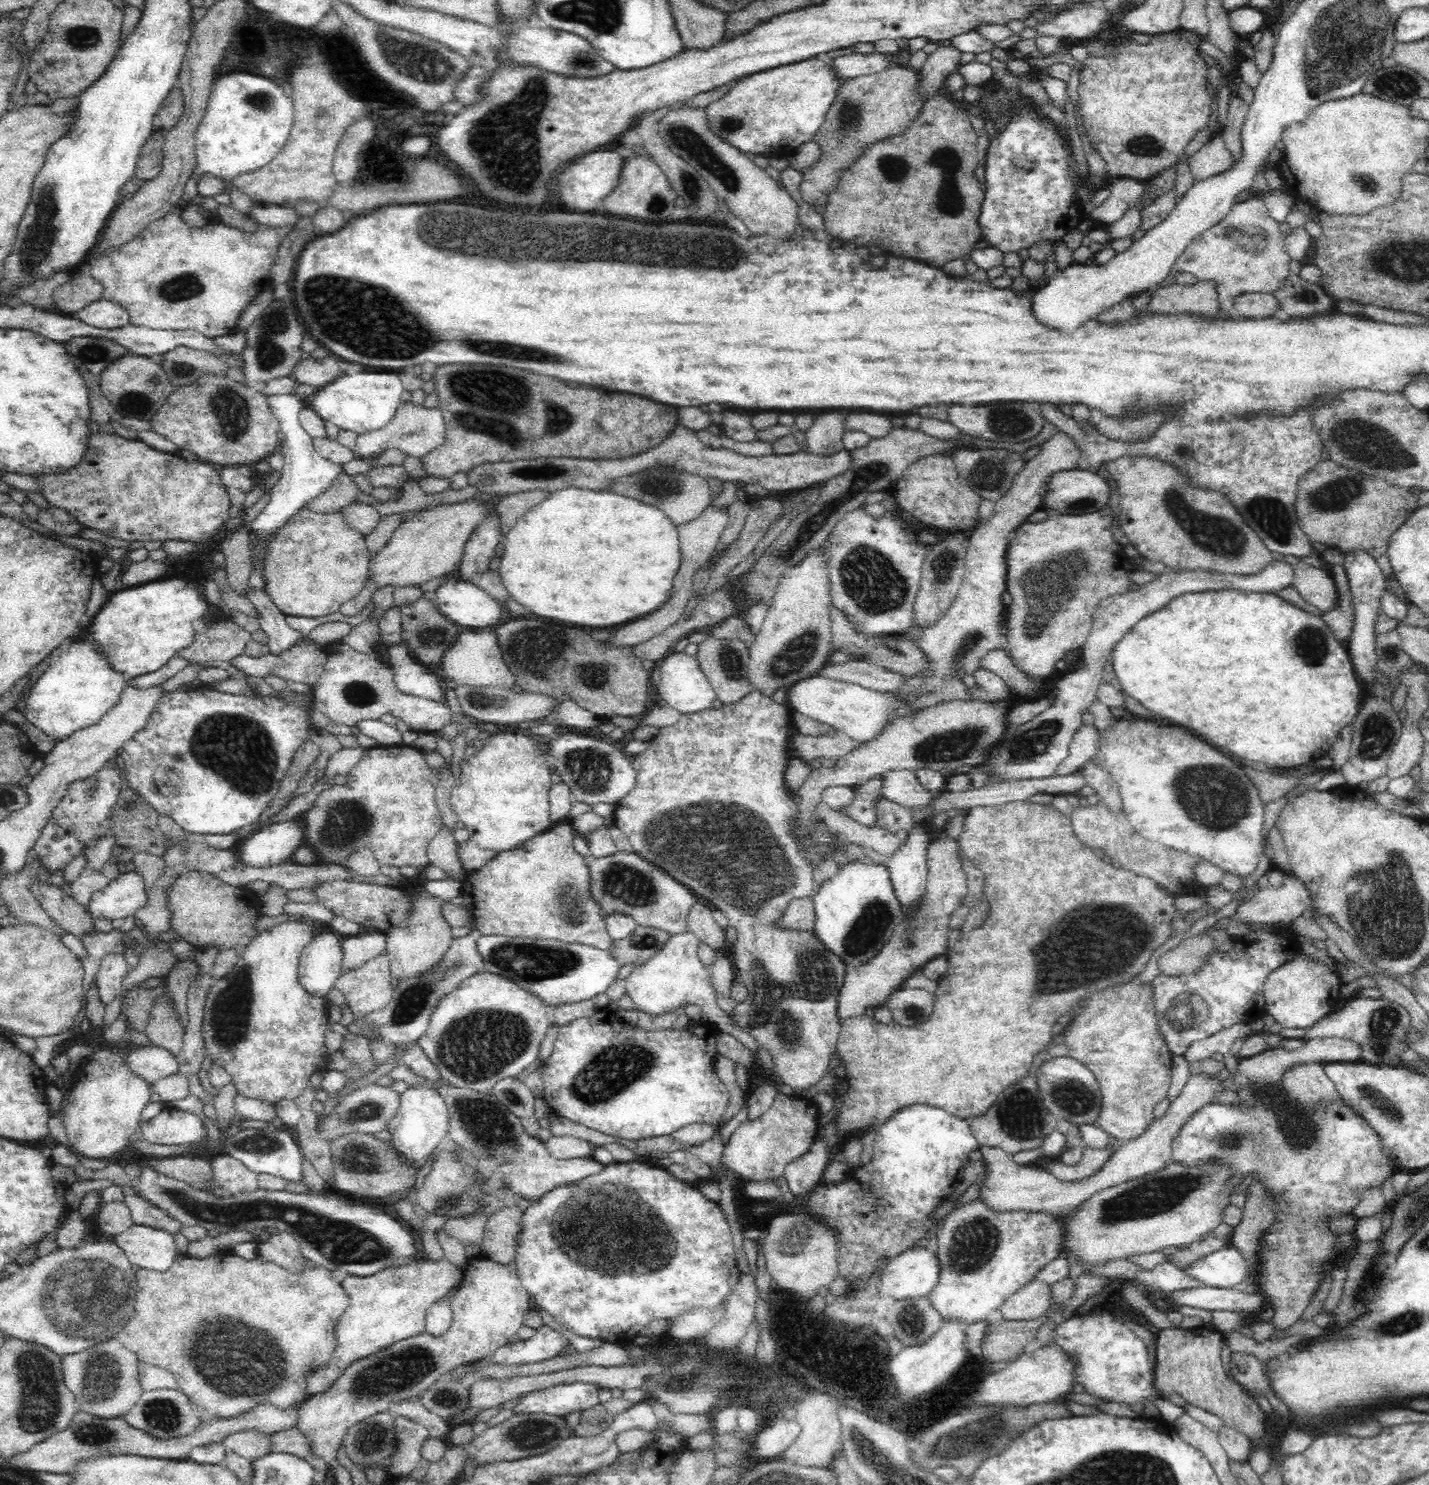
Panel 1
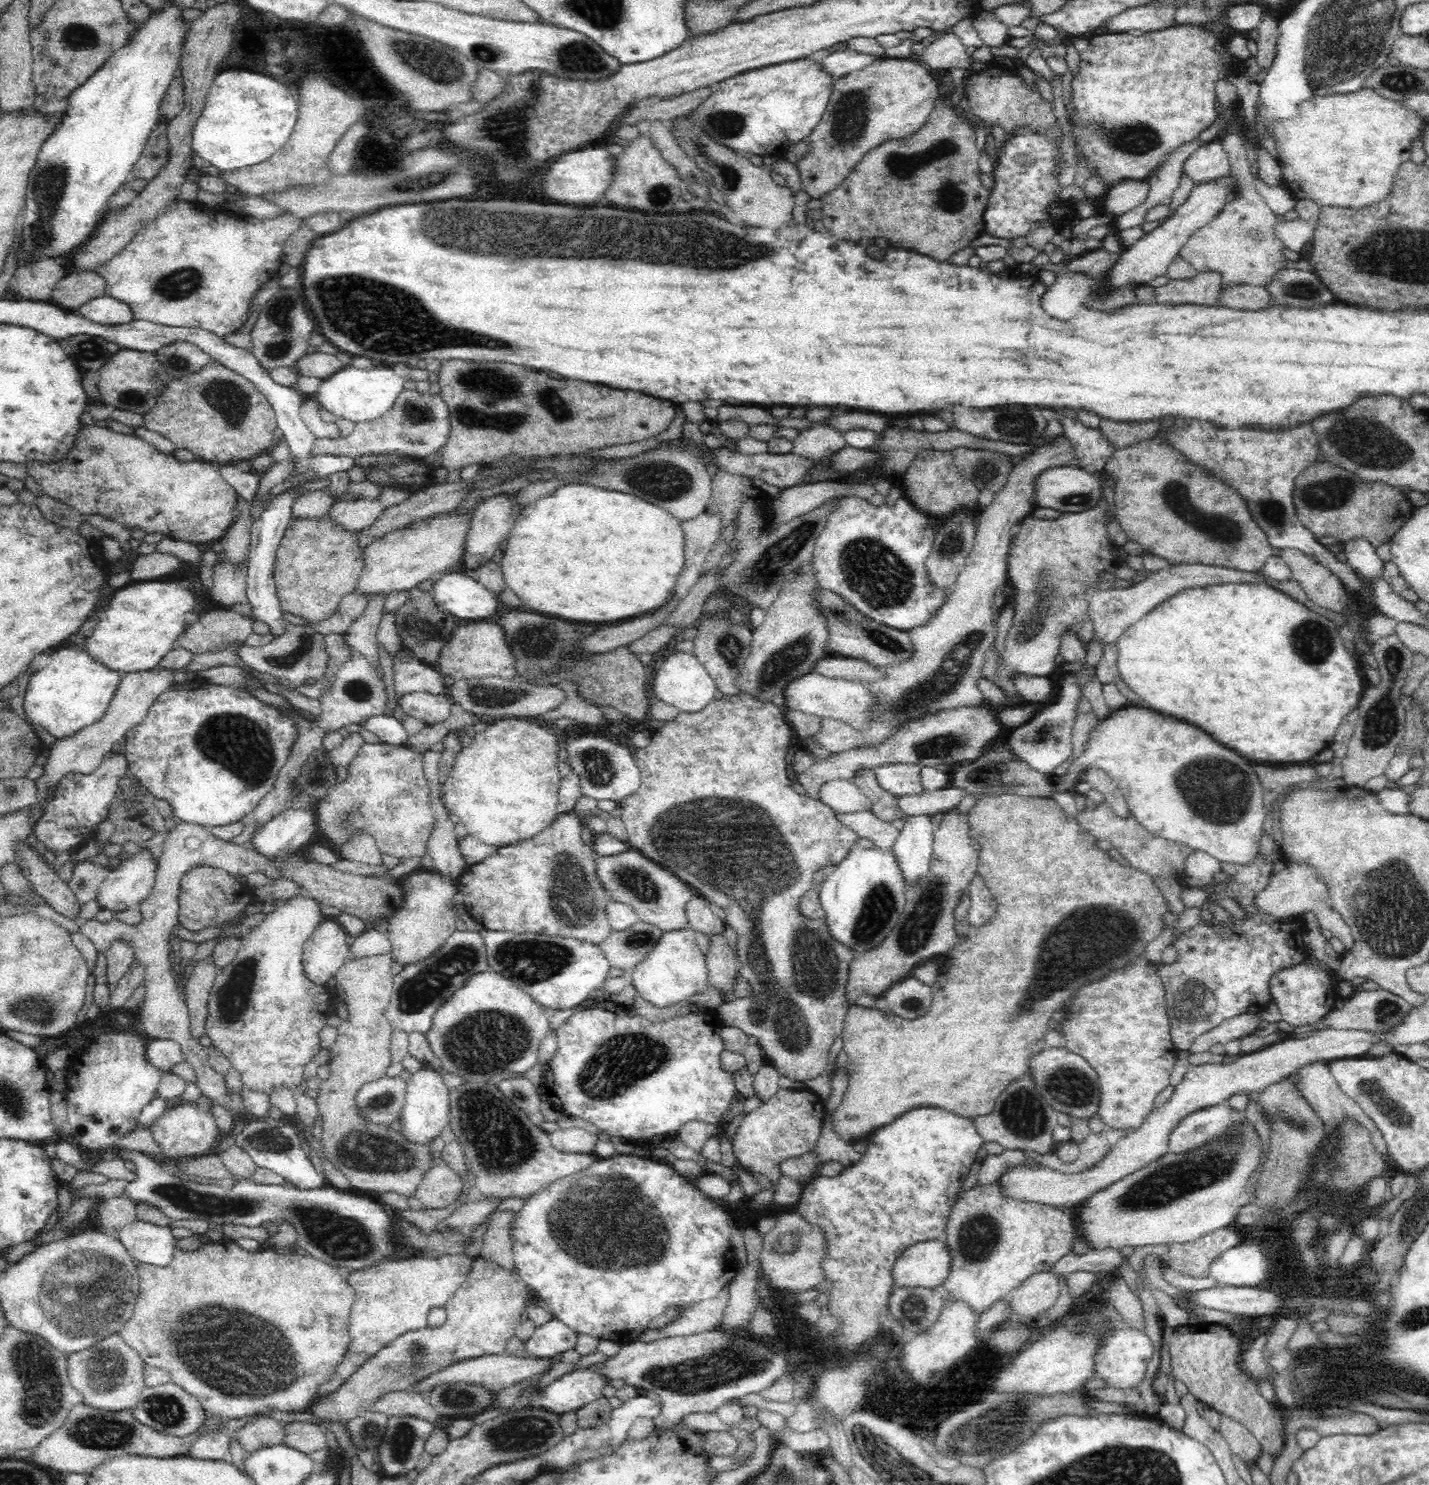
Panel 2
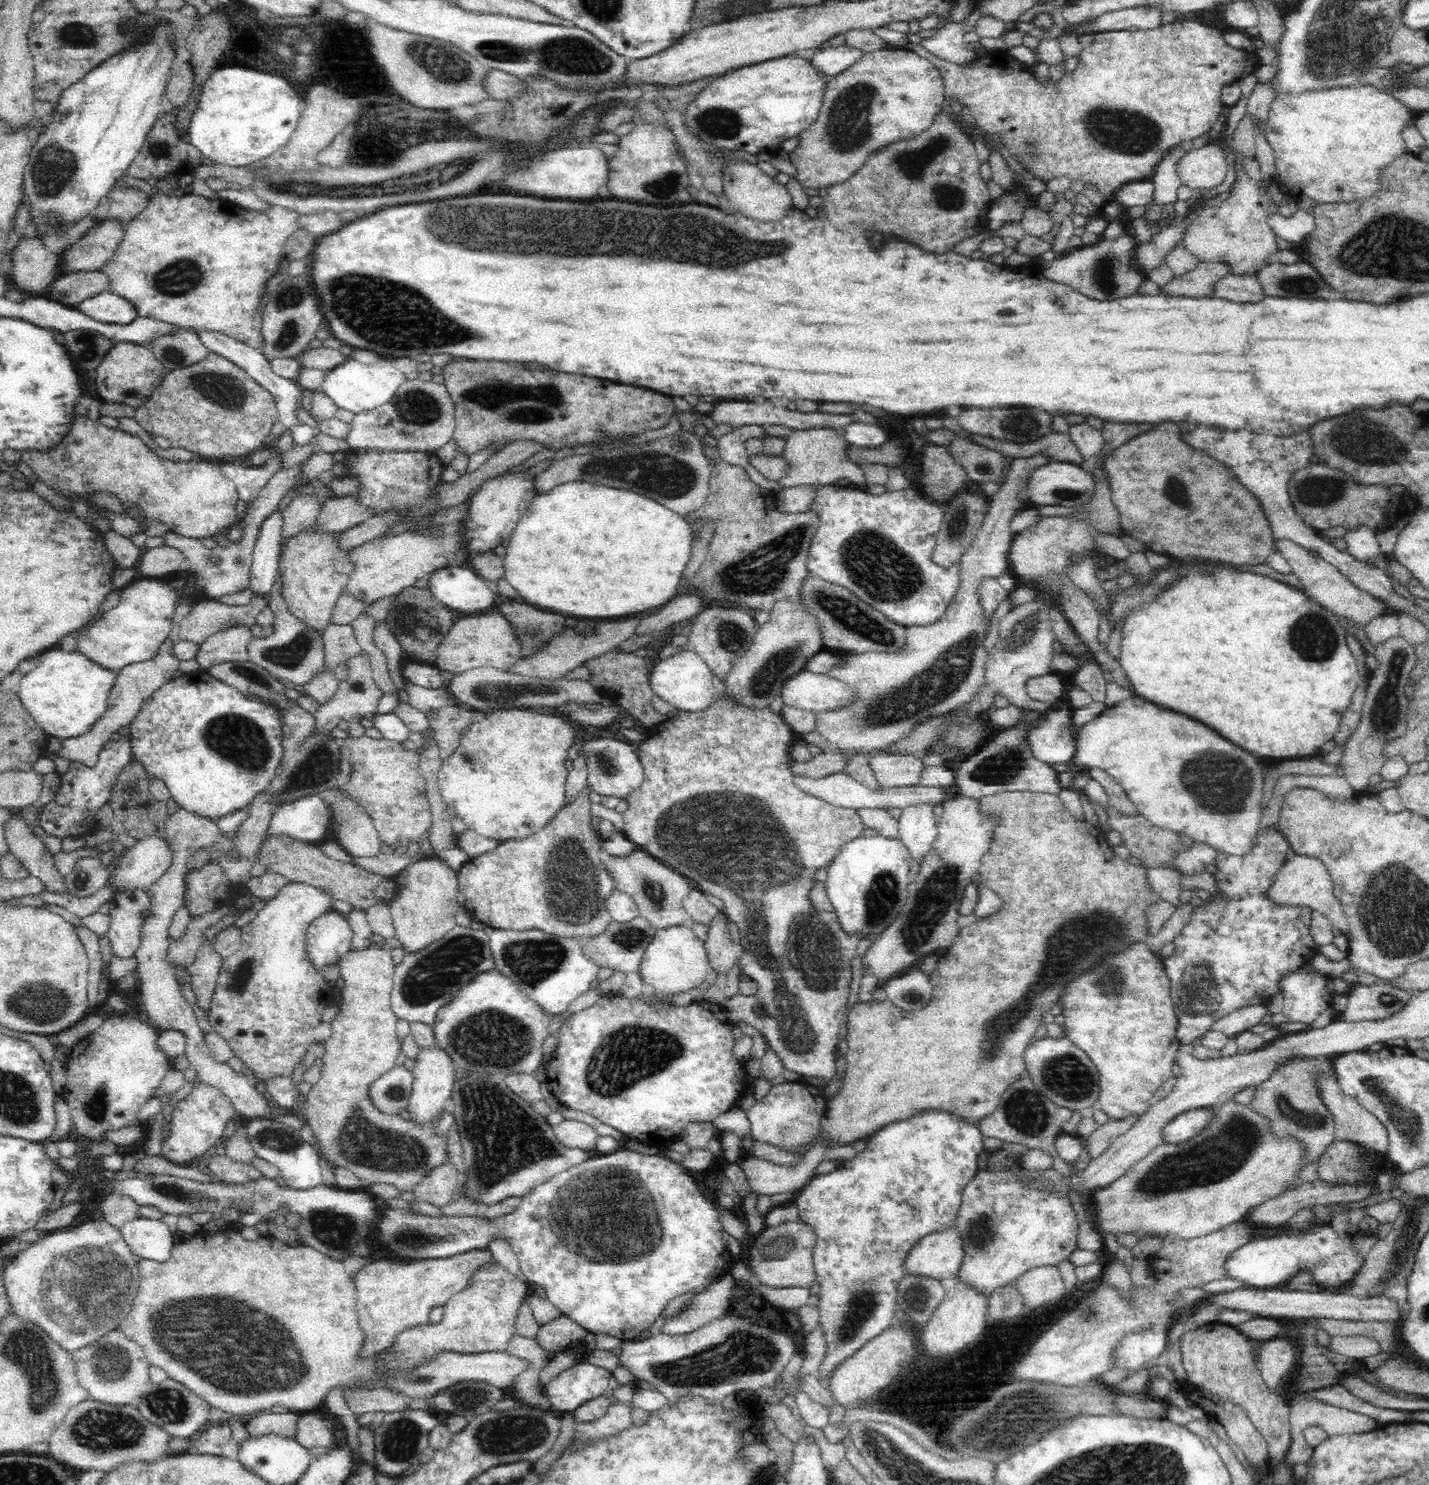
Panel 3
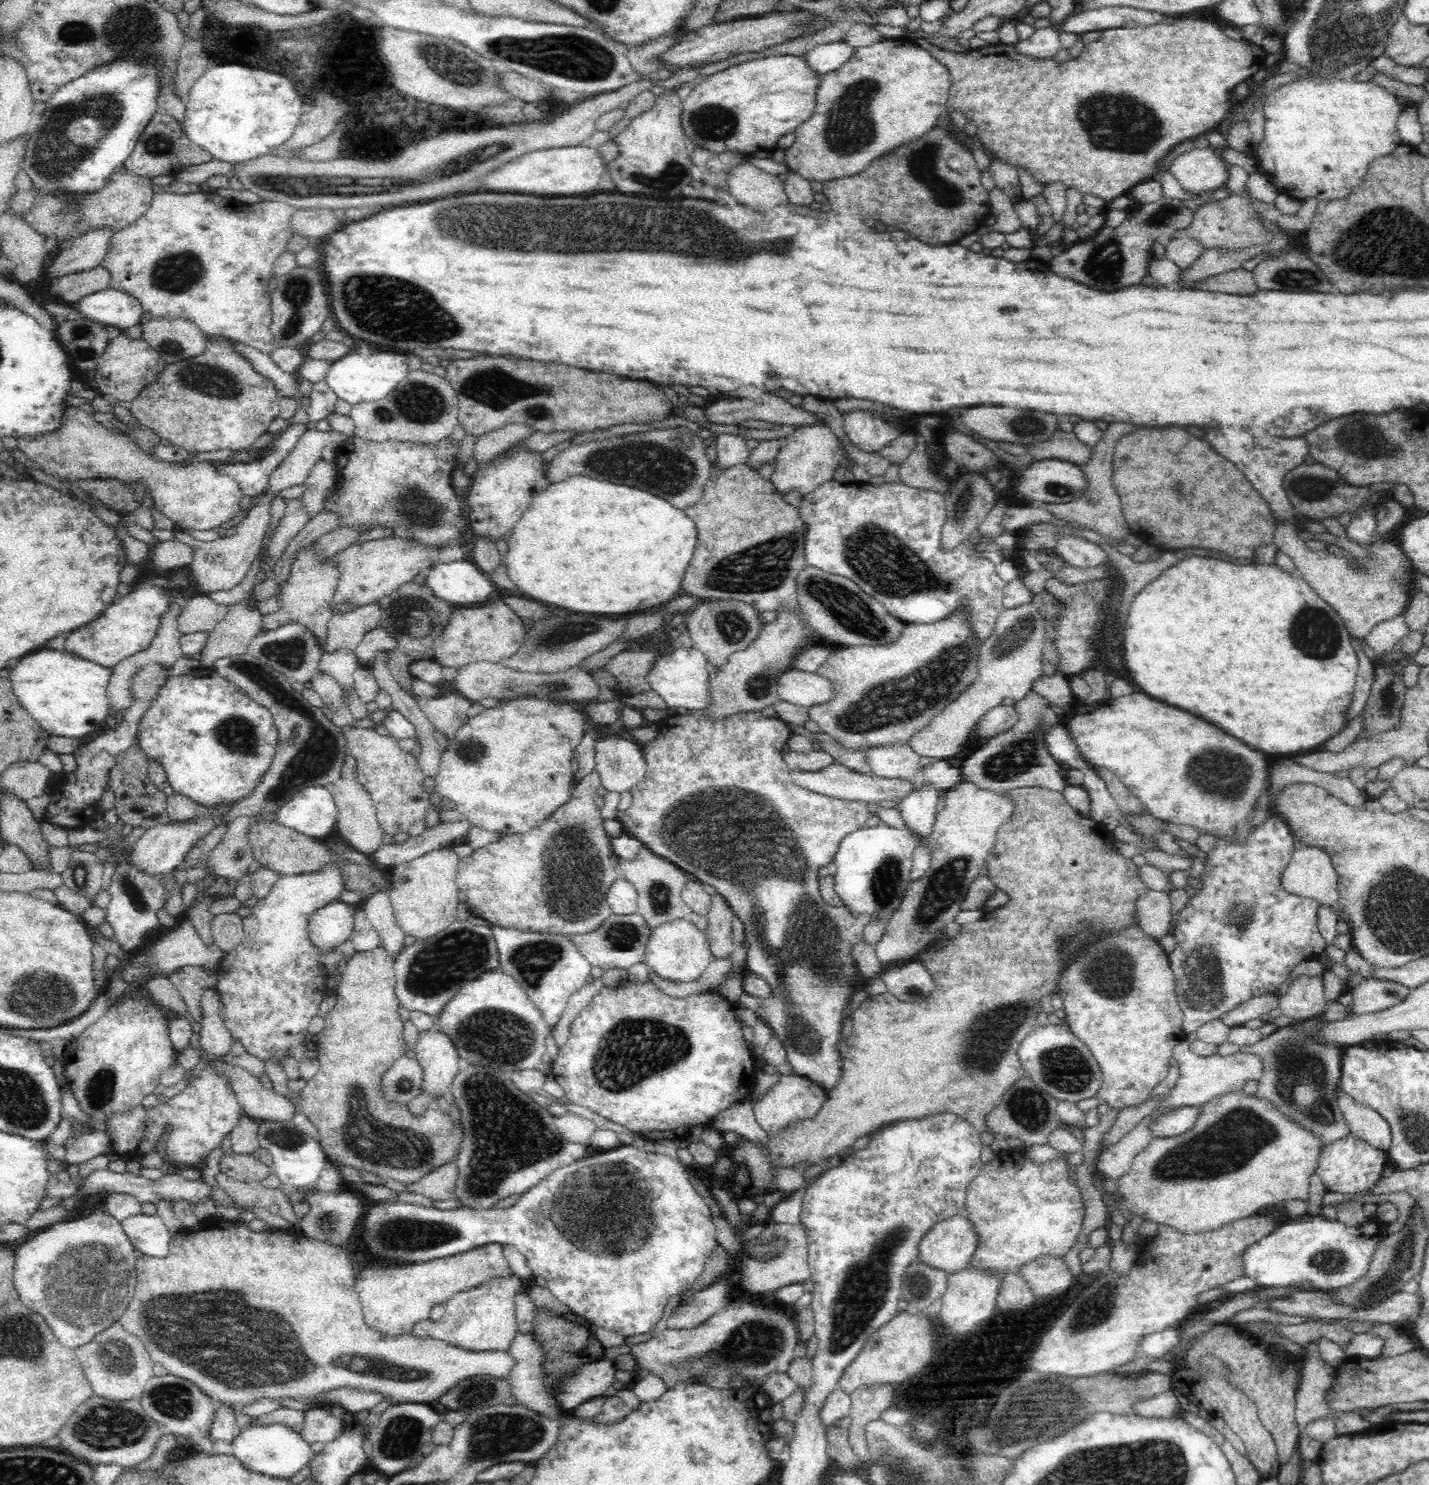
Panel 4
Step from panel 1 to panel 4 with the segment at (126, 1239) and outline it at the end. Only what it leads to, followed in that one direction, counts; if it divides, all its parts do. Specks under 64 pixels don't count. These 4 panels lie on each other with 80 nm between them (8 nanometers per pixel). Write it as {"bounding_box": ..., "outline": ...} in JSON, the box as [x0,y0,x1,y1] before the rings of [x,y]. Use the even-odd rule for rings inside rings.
{"bounding_box":[121,1212,172,1258],"outline":[[[161,1212],[156,1215],[135,1214],[121,1220],[126,1235],[134,1248],[151,1257],[164,1258],[172,1234],[166,1227]]]}

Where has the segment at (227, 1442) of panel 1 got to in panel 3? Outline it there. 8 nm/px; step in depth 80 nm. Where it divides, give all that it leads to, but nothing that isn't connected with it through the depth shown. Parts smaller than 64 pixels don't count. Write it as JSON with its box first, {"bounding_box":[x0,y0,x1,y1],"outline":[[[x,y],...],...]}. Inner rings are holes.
{"bounding_box":[246,1409,300,1436],"outline":[[[271,1409],[271,1412],[260,1414],[246,1424],[248,1434],[280,1433],[281,1435],[295,1436],[298,1430],[300,1414],[294,1410]]]}

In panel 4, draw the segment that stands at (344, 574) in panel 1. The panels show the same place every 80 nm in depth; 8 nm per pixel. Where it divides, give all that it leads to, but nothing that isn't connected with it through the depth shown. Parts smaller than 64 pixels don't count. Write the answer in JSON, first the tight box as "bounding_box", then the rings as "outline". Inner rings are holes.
{"bounding_box":[260,546,337,650],"outline":[[[308,546],[304,548],[296,562],[290,566],[289,577],[287,582],[280,590],[281,605],[280,608],[272,613],[263,616],[260,633],[268,630],[276,630],[282,624],[299,623],[306,627],[310,633],[314,634],[318,640],[318,647],[322,650],[326,646],[326,638],[328,636],[328,622],[332,618],[333,612],[329,609],[329,602],[333,595],[337,583],[337,570],[329,566],[327,560],[318,562],[315,558],[313,548]]]}

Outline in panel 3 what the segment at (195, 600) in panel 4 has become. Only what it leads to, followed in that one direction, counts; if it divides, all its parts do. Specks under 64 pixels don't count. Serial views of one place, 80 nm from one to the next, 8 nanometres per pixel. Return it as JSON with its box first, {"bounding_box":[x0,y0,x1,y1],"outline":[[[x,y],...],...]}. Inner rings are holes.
{"bounding_box":[177,592,271,644],"outline":[[[253,592],[251,599],[241,607],[230,606],[215,599],[198,600],[187,608],[177,627],[180,639],[190,639],[202,644],[212,634],[232,624],[255,624],[260,609],[271,604],[268,597]]]}

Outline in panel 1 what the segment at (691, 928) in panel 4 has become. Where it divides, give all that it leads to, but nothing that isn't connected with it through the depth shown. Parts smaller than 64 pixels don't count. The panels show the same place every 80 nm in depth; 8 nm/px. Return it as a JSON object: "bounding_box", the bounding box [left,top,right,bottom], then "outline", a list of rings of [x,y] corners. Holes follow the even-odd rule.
{"bounding_box":[622,930,760,1064],"outline":[[[689,930],[669,935],[662,948],[656,950],[644,964],[637,965],[629,976],[622,981],[626,990],[625,995],[628,995],[630,1000],[634,1002],[634,1008],[639,1008],[642,1012],[654,1016],[668,1016],[671,1011],[688,1004],[701,1006],[703,1012],[701,1020],[714,1025],[718,1032],[732,1033],[746,1047],[752,1047],[754,1055],[756,1055],[756,1064],[758,1064],[758,1052],[760,1049],[754,1037],[733,1024],[726,1011],[720,1010],[713,993],[709,970],[700,962],[700,958],[696,953],[698,952],[698,946],[698,937]]]}

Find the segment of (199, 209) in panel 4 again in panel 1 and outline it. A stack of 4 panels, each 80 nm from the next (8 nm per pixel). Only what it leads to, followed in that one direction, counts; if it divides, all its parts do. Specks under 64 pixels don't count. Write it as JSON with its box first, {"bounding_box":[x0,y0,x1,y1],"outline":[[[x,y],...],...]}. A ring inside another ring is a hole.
{"bounding_box":[85,206,296,338],"outline":[[[174,206],[168,214],[148,224],[132,242],[103,258],[94,258],[85,271],[102,282],[103,297],[120,303],[128,311],[129,322],[134,325],[164,330],[198,330],[212,338],[232,334],[237,331],[240,314],[259,292],[272,284],[273,263],[284,238],[296,228],[258,223],[254,232],[244,232],[226,226],[213,213],[201,225],[190,225],[182,217],[184,212],[181,206]]]}

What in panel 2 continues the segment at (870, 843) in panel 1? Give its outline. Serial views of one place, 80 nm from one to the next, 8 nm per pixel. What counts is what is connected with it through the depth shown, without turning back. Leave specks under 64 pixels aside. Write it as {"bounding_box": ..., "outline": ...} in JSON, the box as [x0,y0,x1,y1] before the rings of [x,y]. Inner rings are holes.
{"bounding_box":[838,811,898,847],"outline":[[[874,811],[839,813],[838,818],[842,820],[842,824],[856,830],[858,839],[871,841],[876,846],[892,847],[898,838],[898,828],[890,821],[878,817]]]}

